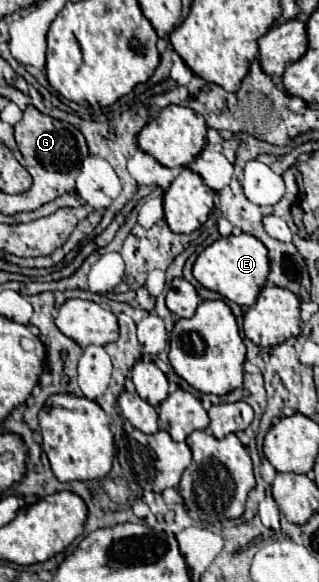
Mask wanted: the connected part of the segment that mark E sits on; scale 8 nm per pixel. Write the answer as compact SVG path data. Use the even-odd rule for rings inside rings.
M242 231L214 241L210 247L206 247L198 255L198 259L194 261L194 267L192 267L194 279L204 289L216 291L240 307L252 307L256 303L256 297L266 283L268 271L270 271L268 249L254 235L248 235Z

